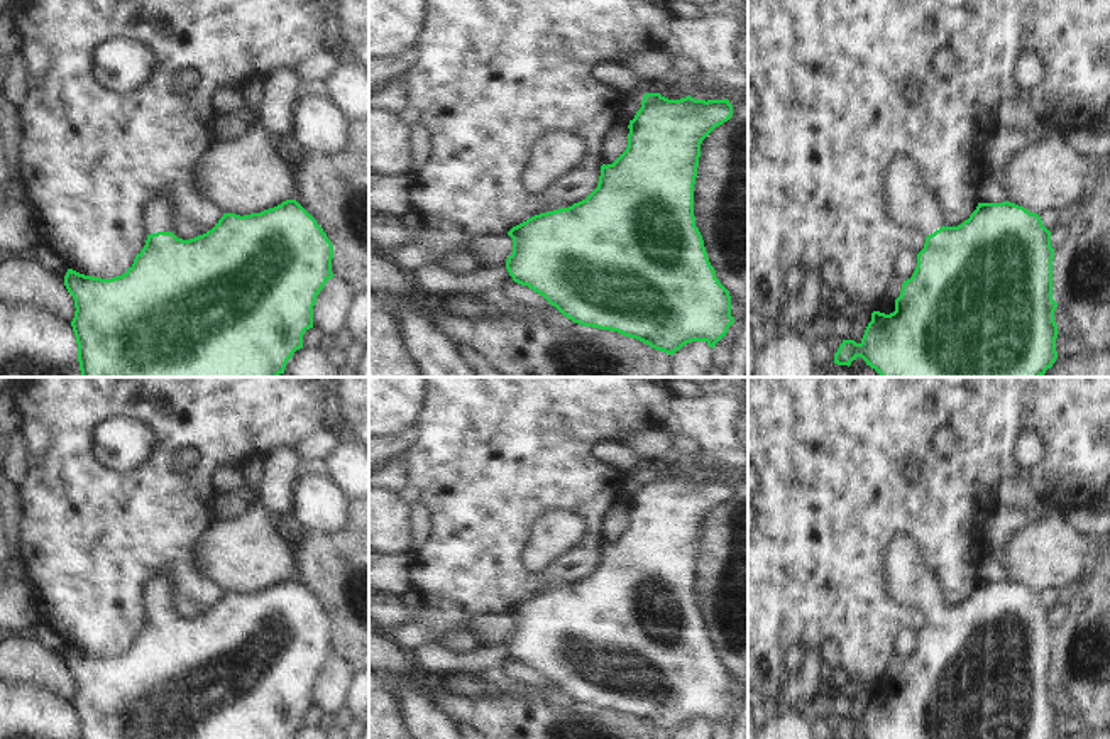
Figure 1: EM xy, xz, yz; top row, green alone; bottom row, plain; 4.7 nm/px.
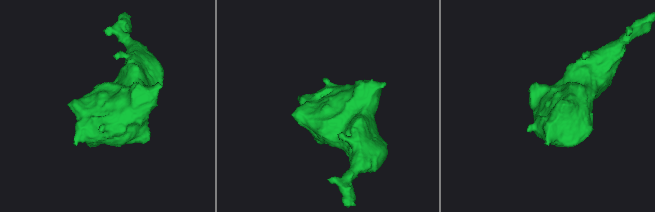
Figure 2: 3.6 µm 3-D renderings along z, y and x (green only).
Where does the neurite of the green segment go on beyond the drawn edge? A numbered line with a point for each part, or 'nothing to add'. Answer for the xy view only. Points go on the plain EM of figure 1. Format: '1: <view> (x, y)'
1: xy (158, 591)

